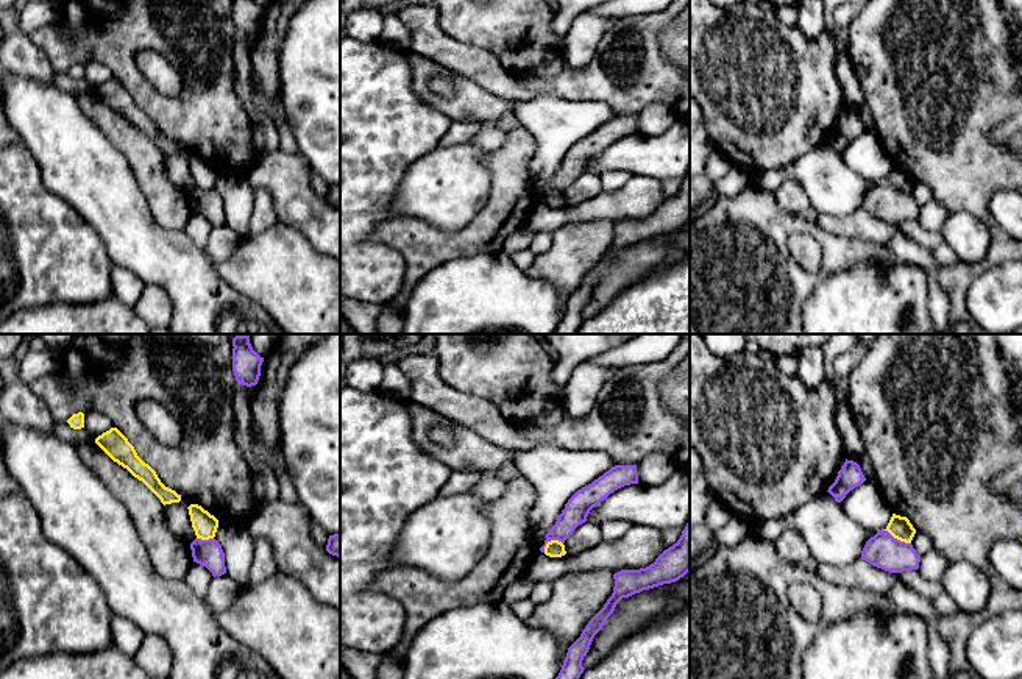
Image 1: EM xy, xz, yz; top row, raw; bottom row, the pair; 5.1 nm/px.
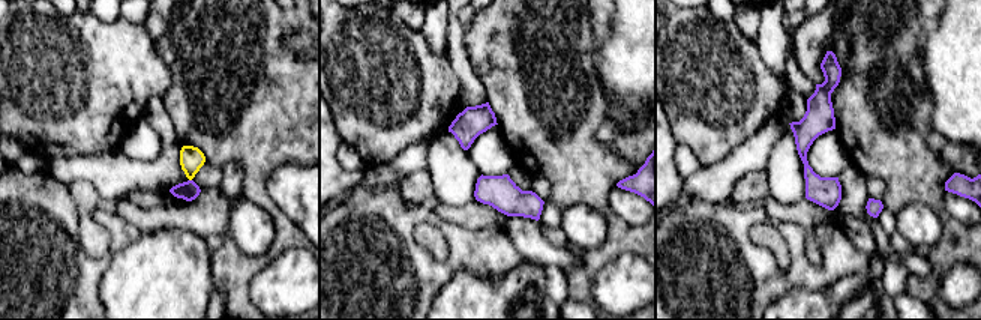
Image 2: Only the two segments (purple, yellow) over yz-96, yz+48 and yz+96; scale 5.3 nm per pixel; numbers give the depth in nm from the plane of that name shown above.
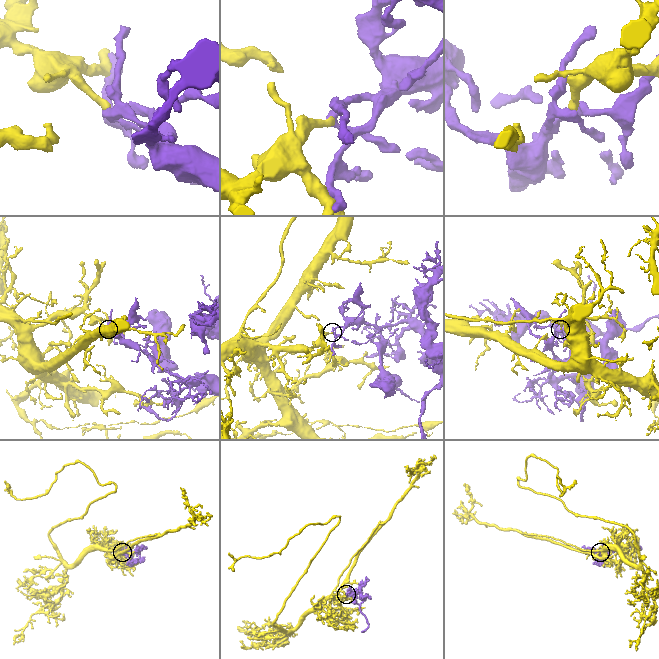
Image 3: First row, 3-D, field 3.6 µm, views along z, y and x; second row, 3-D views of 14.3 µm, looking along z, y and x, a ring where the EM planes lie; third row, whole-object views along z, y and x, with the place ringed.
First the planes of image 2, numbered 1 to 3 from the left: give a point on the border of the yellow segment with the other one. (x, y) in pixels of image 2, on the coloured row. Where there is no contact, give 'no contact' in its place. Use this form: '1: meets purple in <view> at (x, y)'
1: no contact
2: no contact
3: no contact

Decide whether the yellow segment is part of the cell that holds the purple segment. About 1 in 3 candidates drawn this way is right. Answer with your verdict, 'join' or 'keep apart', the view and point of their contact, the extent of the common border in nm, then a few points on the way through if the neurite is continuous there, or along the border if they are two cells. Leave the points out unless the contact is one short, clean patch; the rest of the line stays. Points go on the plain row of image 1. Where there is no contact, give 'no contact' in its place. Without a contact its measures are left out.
keep apart; meets purple in yz at (896, 189); contact 150 nm long; border along yz (885, 180), (910, 194)

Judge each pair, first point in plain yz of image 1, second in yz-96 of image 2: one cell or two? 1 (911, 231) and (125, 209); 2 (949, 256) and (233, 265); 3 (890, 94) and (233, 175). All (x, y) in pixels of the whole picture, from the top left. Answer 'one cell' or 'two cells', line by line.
1: one cell
2: two cells
3: two cells

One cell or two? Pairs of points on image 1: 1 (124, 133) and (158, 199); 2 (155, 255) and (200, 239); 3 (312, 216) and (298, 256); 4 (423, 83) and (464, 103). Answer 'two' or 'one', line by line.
1: one
2: two
3: two
4: one

